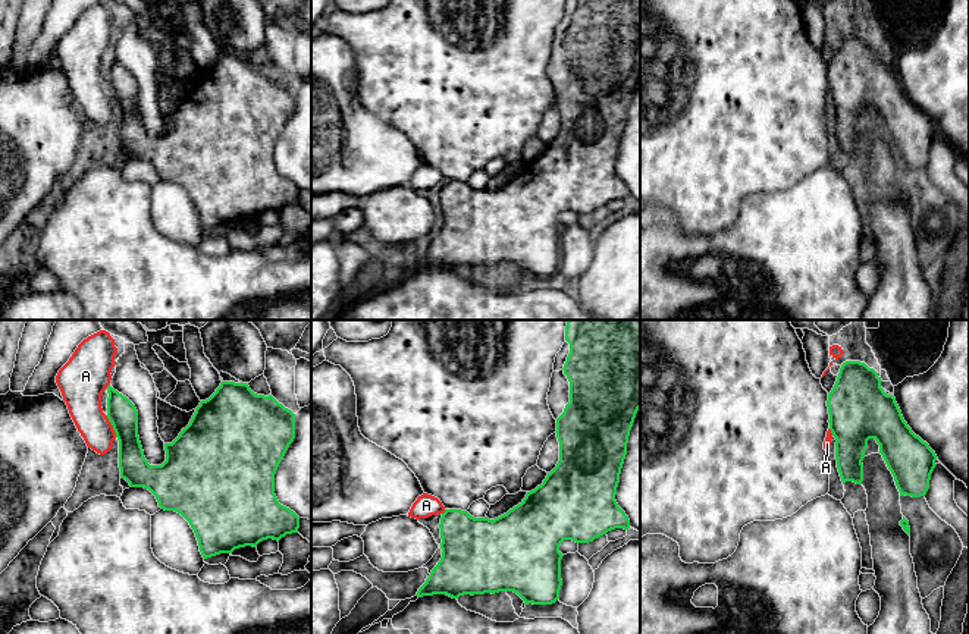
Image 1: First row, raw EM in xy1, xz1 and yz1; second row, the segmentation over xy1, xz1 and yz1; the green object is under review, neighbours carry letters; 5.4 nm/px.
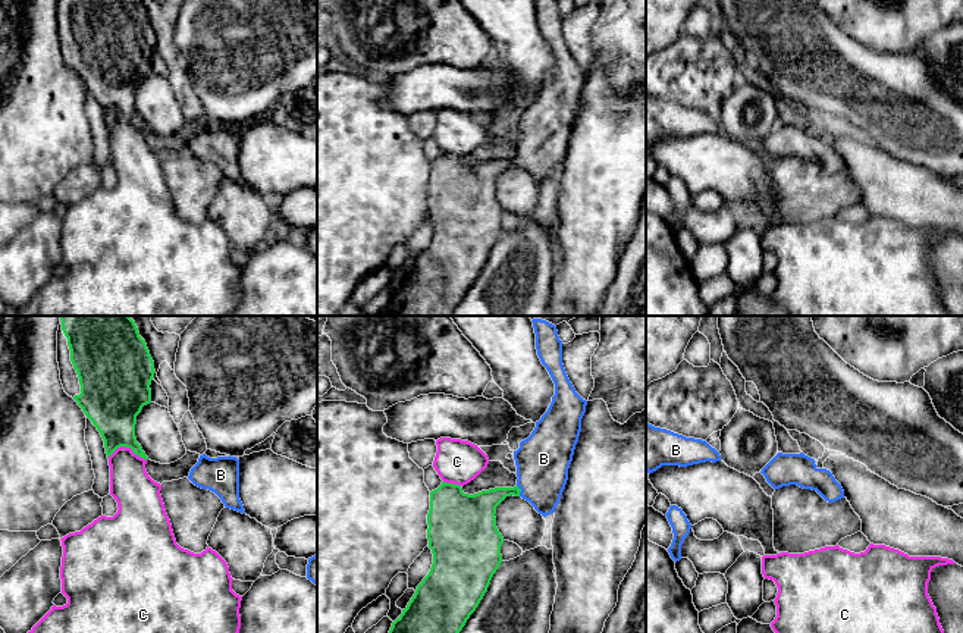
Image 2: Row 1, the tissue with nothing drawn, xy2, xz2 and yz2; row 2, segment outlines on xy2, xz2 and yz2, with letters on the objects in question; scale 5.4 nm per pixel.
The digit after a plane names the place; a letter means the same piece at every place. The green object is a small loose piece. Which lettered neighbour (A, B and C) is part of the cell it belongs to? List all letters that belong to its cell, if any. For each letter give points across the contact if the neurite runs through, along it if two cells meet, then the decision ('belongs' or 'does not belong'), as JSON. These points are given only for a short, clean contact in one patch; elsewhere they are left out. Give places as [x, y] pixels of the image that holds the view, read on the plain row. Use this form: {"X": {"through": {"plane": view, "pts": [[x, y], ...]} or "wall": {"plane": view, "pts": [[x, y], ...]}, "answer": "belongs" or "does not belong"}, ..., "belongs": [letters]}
{"A": {"wall": {"plane": "xy1", "pts": [[106, 87], [116, 107]]}, "answer": "does not belong"}, "B": {"through": {"plane": "xz2", "pts": [[479, 181], [502, 163], [520, 162], [542, 140], [543, 129]]}, "answer": "belongs"}, "C": {"answer": "does not belong"}, "belongs": ["B"]}

